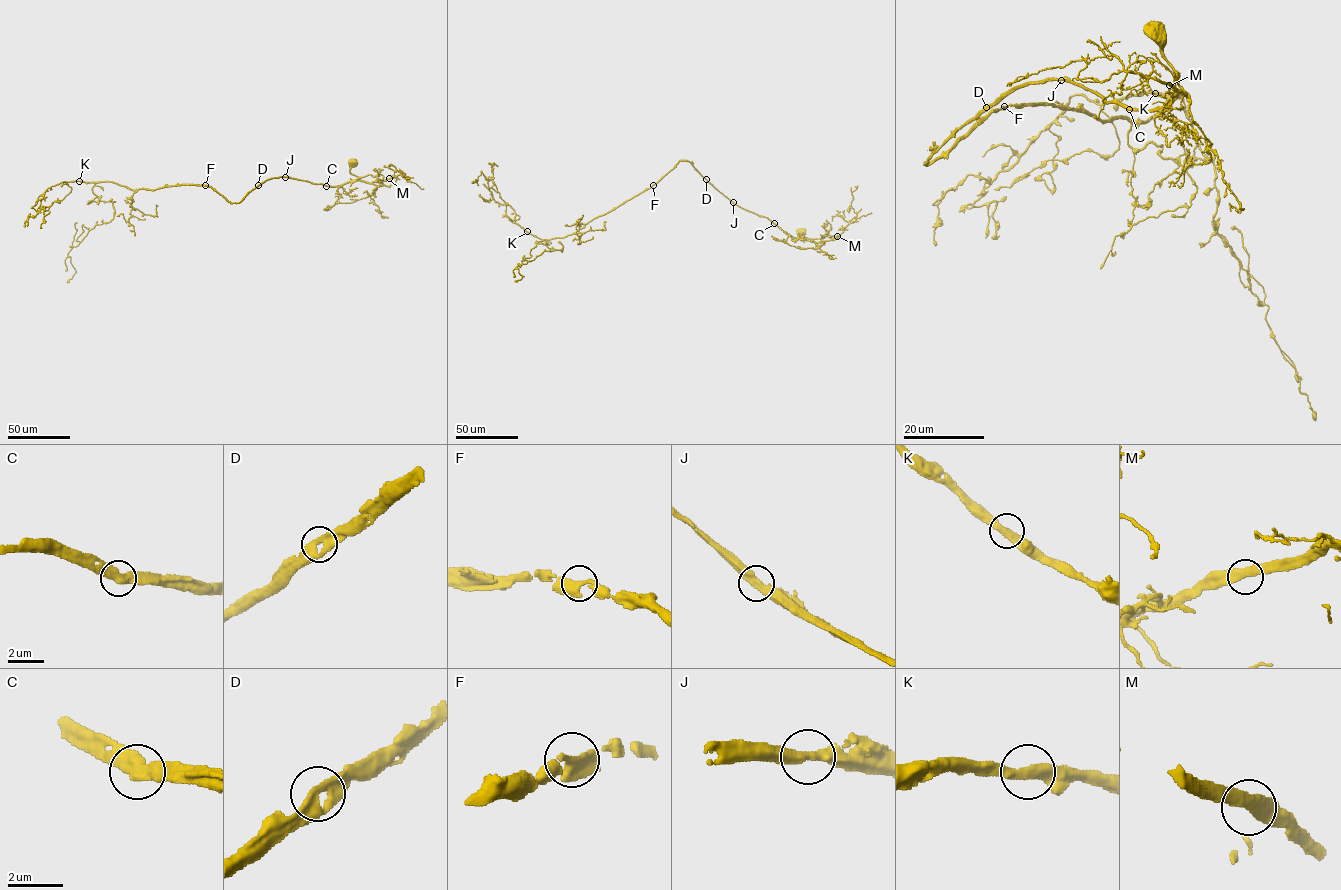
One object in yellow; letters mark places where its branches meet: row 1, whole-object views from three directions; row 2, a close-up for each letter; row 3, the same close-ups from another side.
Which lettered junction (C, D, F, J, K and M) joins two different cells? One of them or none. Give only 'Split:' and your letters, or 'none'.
Split: none

